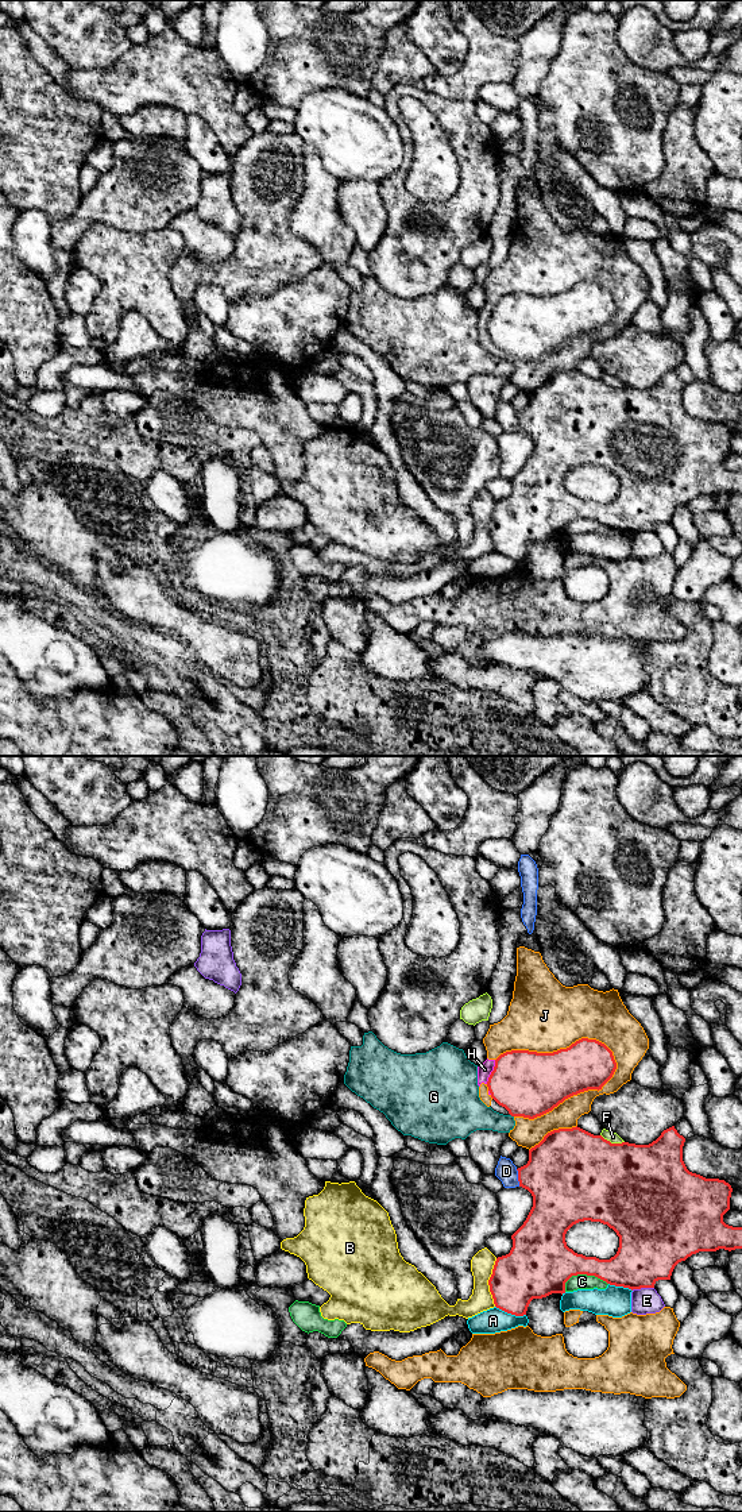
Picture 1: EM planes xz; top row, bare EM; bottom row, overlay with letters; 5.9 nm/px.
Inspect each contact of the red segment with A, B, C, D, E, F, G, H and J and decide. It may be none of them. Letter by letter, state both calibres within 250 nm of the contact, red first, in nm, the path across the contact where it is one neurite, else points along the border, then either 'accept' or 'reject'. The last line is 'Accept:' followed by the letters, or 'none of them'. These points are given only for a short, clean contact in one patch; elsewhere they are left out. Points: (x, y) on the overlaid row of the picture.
A: calibres 320 and 150 nm; reject
B: calibres 320 and 140 nm; reject
C: calibres 360 and 100 nm; reject
D: calibres 420 and 120 nm; reject
E: calibres 380 and 160 nm; reject
F: calibres 500 and 60 nm; reject
G: calibres 400 and 200 nm; reject
H: calibres 400 and 90 nm; border xz (495, 1060), (494, 1069), (486, 1083); reject
J: calibres 360 and 440 nm; reject
Accept: none of them

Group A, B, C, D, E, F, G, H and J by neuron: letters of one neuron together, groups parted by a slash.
A / B / C / D / E / F / G / H J

